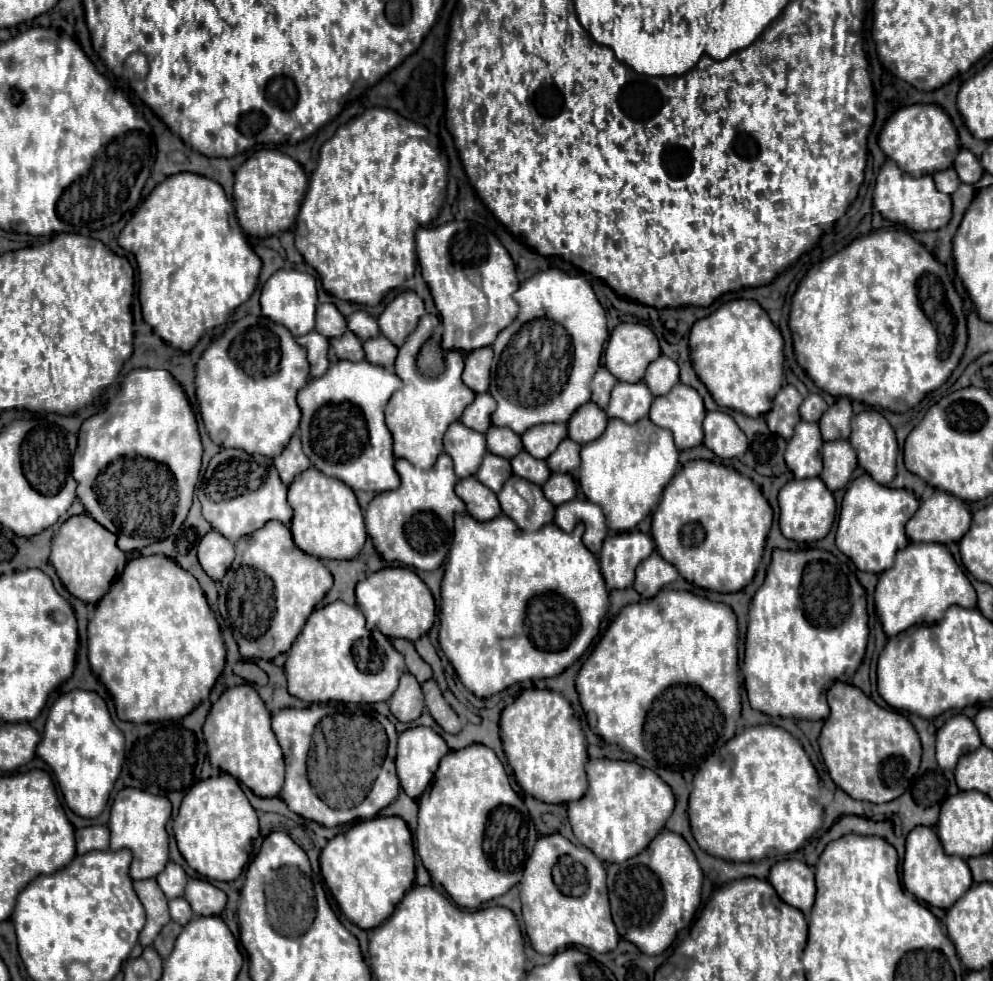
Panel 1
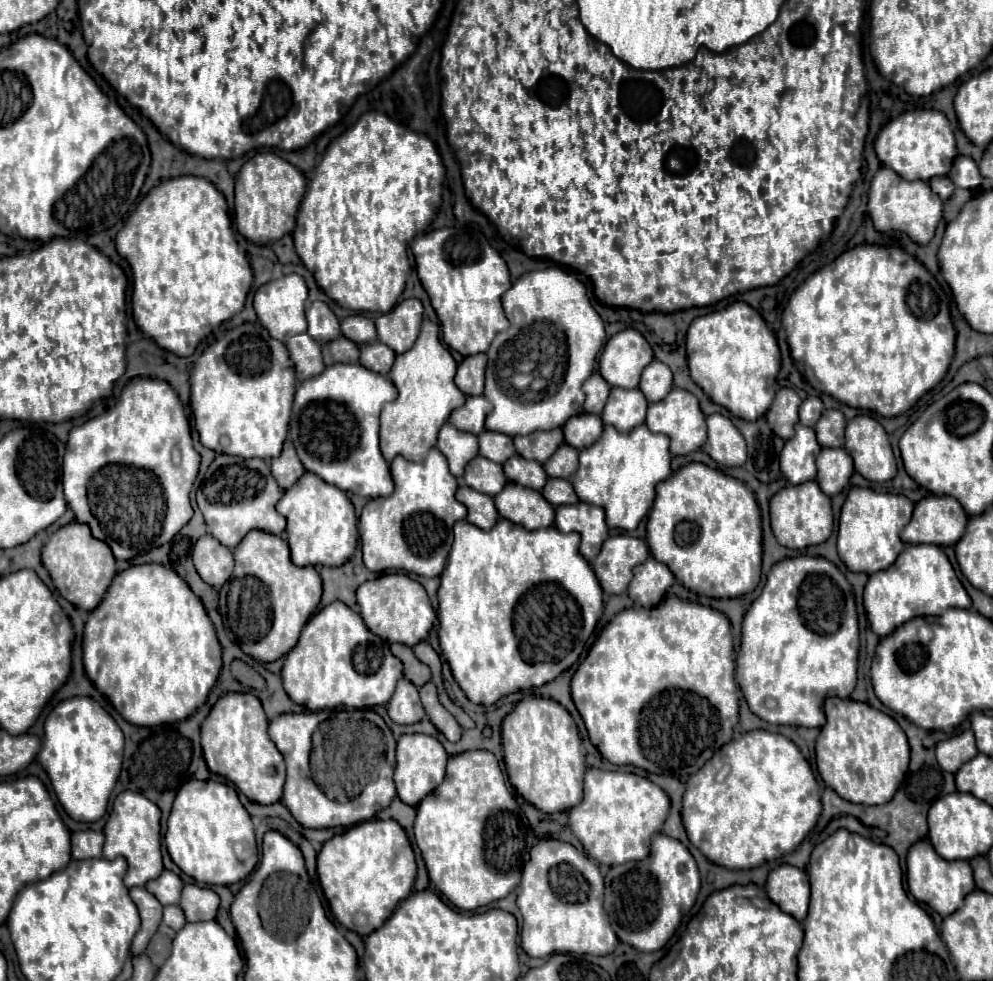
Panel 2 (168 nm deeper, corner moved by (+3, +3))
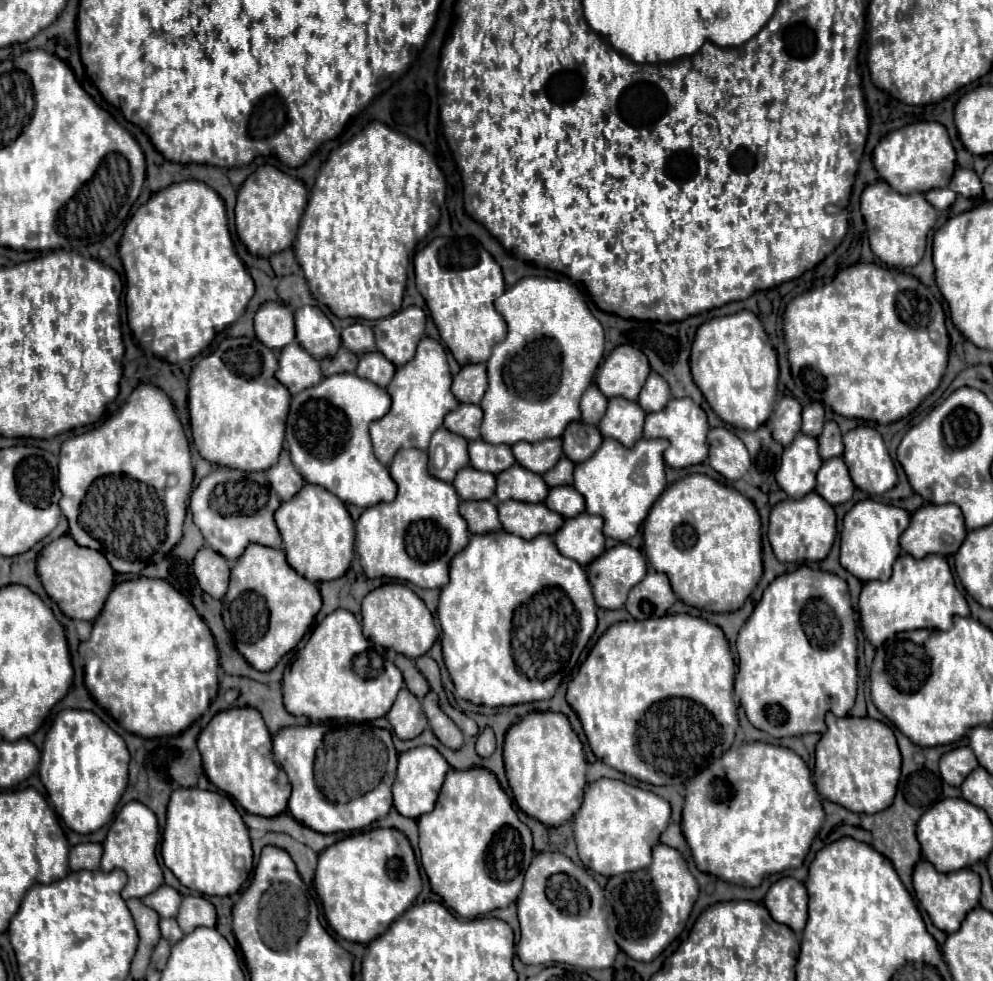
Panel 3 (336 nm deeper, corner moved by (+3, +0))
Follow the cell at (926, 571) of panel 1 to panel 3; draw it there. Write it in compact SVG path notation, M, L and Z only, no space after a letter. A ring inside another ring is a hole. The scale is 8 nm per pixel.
M900 554L894 562L894 572L886 582L866 582L860 592L860 626L868 642L878 648L886 638L898 632L934 628L950 630L954 616L970 616L966 598L958 592L954 576L944 556L930 554L922 560L910 554Z

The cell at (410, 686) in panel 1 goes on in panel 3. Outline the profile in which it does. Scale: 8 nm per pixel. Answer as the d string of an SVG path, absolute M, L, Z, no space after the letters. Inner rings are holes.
M406 688L400 690L400 694L386 718L392 726L392 730L396 732L396 736L402 740L416 738L418 734L422 734L422 730L428 728L428 720L426 720L420 700L414 694L410 694Z

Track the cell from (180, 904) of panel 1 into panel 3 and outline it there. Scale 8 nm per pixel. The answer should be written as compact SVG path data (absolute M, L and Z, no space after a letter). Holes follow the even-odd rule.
M162 918L160 920L160 932L162 932L162 938L168 940L170 946L174 946L174 942L178 942L184 934L178 926L178 922L174 918Z

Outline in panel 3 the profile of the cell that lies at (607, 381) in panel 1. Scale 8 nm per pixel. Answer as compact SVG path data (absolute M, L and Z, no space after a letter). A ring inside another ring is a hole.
M592 384L580 402L580 410L582 410L582 422L590 422L592 426L596 426L602 420L602 414L606 412L606 396L598 390L596 384Z

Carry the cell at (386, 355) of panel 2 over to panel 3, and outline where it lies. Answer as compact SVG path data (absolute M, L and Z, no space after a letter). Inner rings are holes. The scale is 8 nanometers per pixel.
M380 352L364 354L356 368L356 374L360 378L366 378L382 388L386 388L390 384L390 380L394 378L394 372L396 372L396 366L390 360L386 360Z

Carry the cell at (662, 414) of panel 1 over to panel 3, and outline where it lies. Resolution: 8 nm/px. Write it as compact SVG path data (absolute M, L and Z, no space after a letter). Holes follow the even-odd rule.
M672 398L660 412L648 414L644 424L644 438L668 440L668 448L664 450L664 462L670 468L686 468L686 466L700 464L708 454L706 434L708 434L706 412L690 398Z

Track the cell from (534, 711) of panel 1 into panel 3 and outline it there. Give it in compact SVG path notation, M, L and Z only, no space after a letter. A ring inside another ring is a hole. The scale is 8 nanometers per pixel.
M532 712L516 722L504 740L504 768L520 810L546 826L560 826L576 814L586 786L586 756L568 718L560 712Z

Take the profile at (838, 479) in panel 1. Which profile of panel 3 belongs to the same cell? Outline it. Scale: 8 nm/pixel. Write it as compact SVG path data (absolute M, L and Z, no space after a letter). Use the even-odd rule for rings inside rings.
M842 458L824 460L822 468L816 474L816 492L822 494L822 498L826 498L826 502L830 502L832 506L848 502L852 498L854 484Z

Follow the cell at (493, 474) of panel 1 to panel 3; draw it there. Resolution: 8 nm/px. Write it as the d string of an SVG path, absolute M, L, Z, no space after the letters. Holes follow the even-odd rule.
M466 466L456 474L452 486L458 490L460 500L492 500L496 490L496 478L494 474Z

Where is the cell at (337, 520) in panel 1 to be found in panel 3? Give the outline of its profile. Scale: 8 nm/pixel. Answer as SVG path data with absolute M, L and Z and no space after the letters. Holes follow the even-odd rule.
M306 484L302 490L276 510L276 526L282 536L282 548L288 564L310 582L326 582L340 578L354 558L354 522L346 506L328 490Z

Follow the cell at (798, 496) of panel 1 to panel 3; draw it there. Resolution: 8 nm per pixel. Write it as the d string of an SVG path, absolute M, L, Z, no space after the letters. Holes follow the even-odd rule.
M816 492L806 494L800 500L784 500L778 502L770 512L768 540L772 544L774 556L780 562L808 564L820 562L828 556L836 538L836 514L834 508Z

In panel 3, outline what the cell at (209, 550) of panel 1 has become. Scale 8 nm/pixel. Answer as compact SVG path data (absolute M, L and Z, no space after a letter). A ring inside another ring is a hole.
M200 548L194 558L194 576L200 588L212 598L224 598L230 580L230 566L224 556L212 548Z

